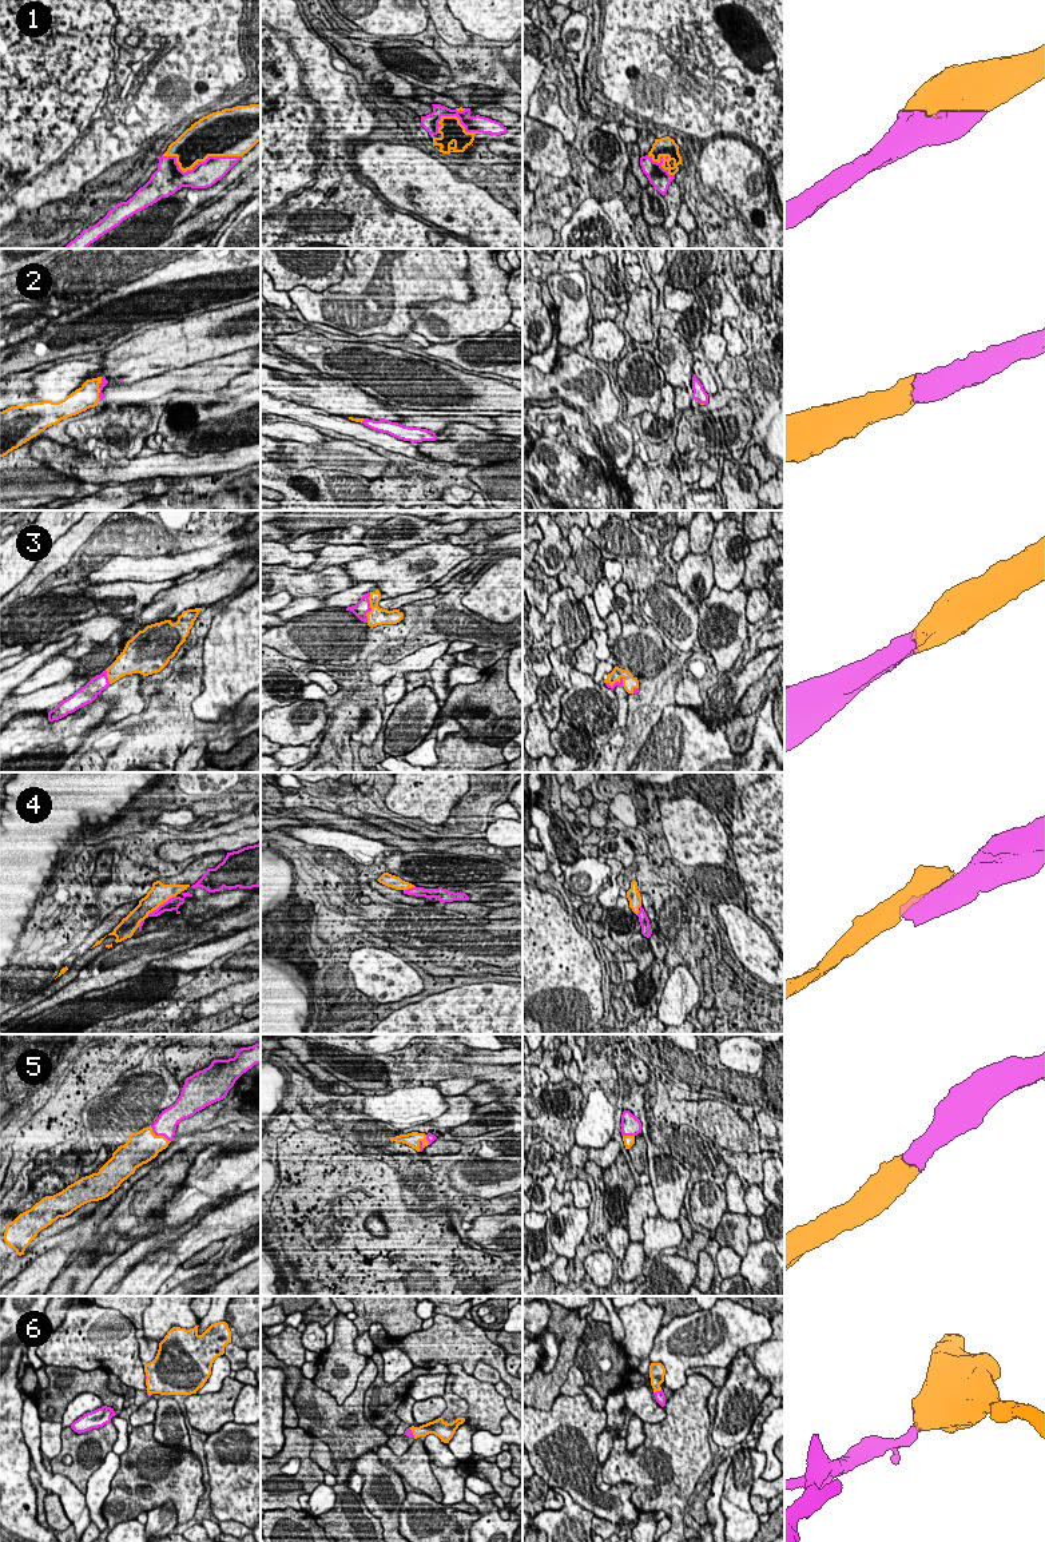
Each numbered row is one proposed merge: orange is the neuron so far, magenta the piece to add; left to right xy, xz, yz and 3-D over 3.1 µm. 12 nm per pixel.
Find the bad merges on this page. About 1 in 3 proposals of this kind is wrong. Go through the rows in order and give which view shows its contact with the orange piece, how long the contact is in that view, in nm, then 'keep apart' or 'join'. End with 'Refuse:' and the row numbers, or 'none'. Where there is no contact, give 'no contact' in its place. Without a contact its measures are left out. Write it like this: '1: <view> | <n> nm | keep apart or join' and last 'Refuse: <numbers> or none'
1: xy | 950 nm | join
2: xy | 280 nm | join
3: xz | 380 nm | join
4: xy | 460 nm | keep apart
5: xy | 320 nm | join
6: yz | 120 nm | join
Refuse: 4

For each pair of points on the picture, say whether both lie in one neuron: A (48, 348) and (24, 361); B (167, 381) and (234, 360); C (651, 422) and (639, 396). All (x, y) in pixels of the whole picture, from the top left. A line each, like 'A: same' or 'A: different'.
A: same
B: same
C: different

